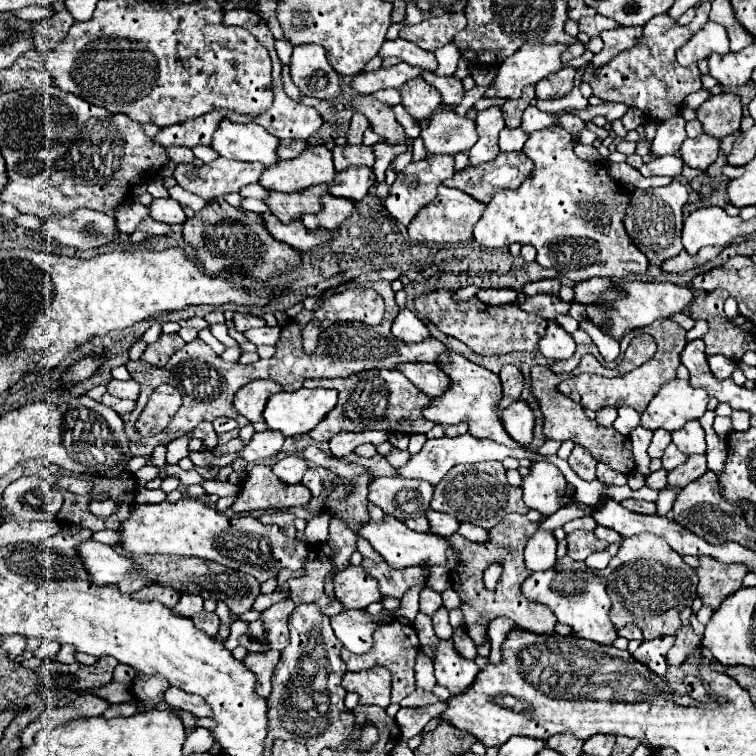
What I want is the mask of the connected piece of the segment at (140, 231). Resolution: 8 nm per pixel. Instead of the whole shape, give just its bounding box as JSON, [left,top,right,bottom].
[130,217,170,243]

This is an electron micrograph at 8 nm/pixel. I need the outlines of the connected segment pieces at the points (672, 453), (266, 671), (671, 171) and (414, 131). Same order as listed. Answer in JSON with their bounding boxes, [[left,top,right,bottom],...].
[[662,443,686,471],[244,651,280,697],[638,155,682,177],[394,105,420,139]]

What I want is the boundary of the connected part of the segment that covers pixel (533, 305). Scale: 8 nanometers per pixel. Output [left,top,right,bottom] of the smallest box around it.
[518,295,570,321]

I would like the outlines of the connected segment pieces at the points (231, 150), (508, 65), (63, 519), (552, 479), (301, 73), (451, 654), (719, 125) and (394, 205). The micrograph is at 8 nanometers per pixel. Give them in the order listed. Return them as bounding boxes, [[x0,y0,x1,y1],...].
[[210,121,280,167],[484,45,566,99],[60,493,130,531],[522,461,566,515],[290,45,340,99],[434,639,478,695],[696,91,742,139],[384,155,454,225]]

